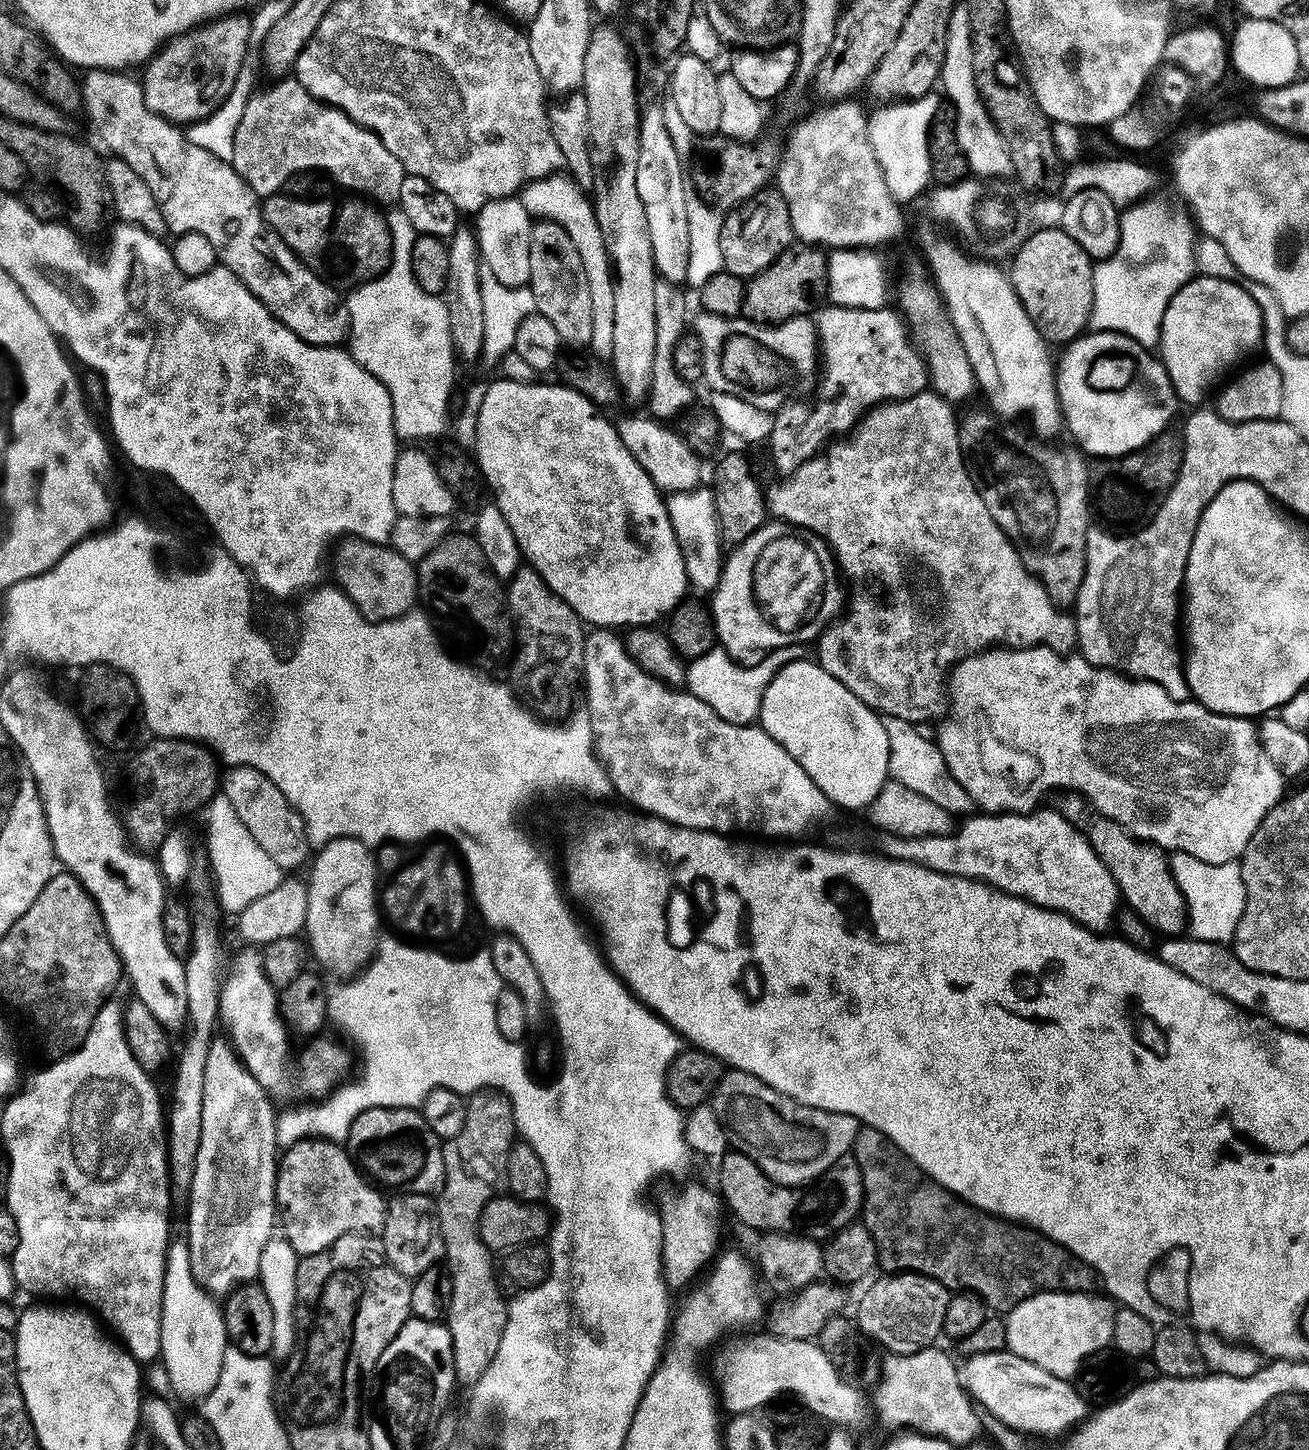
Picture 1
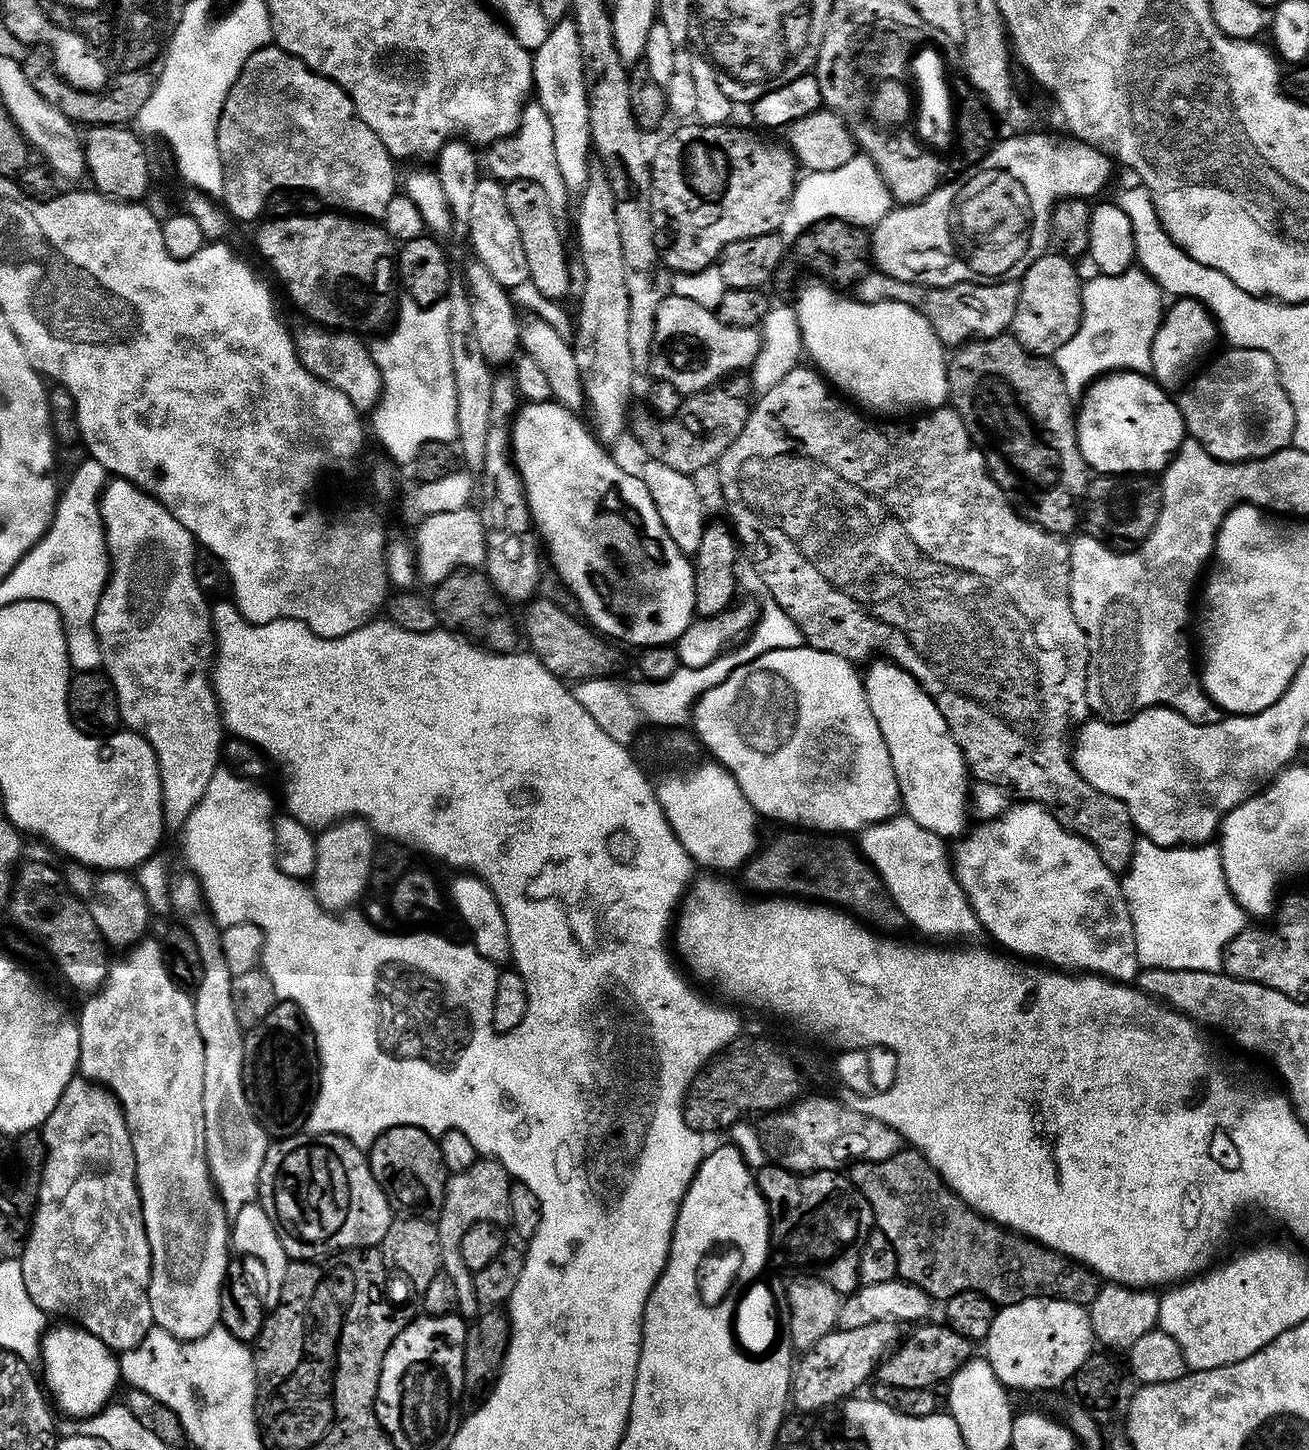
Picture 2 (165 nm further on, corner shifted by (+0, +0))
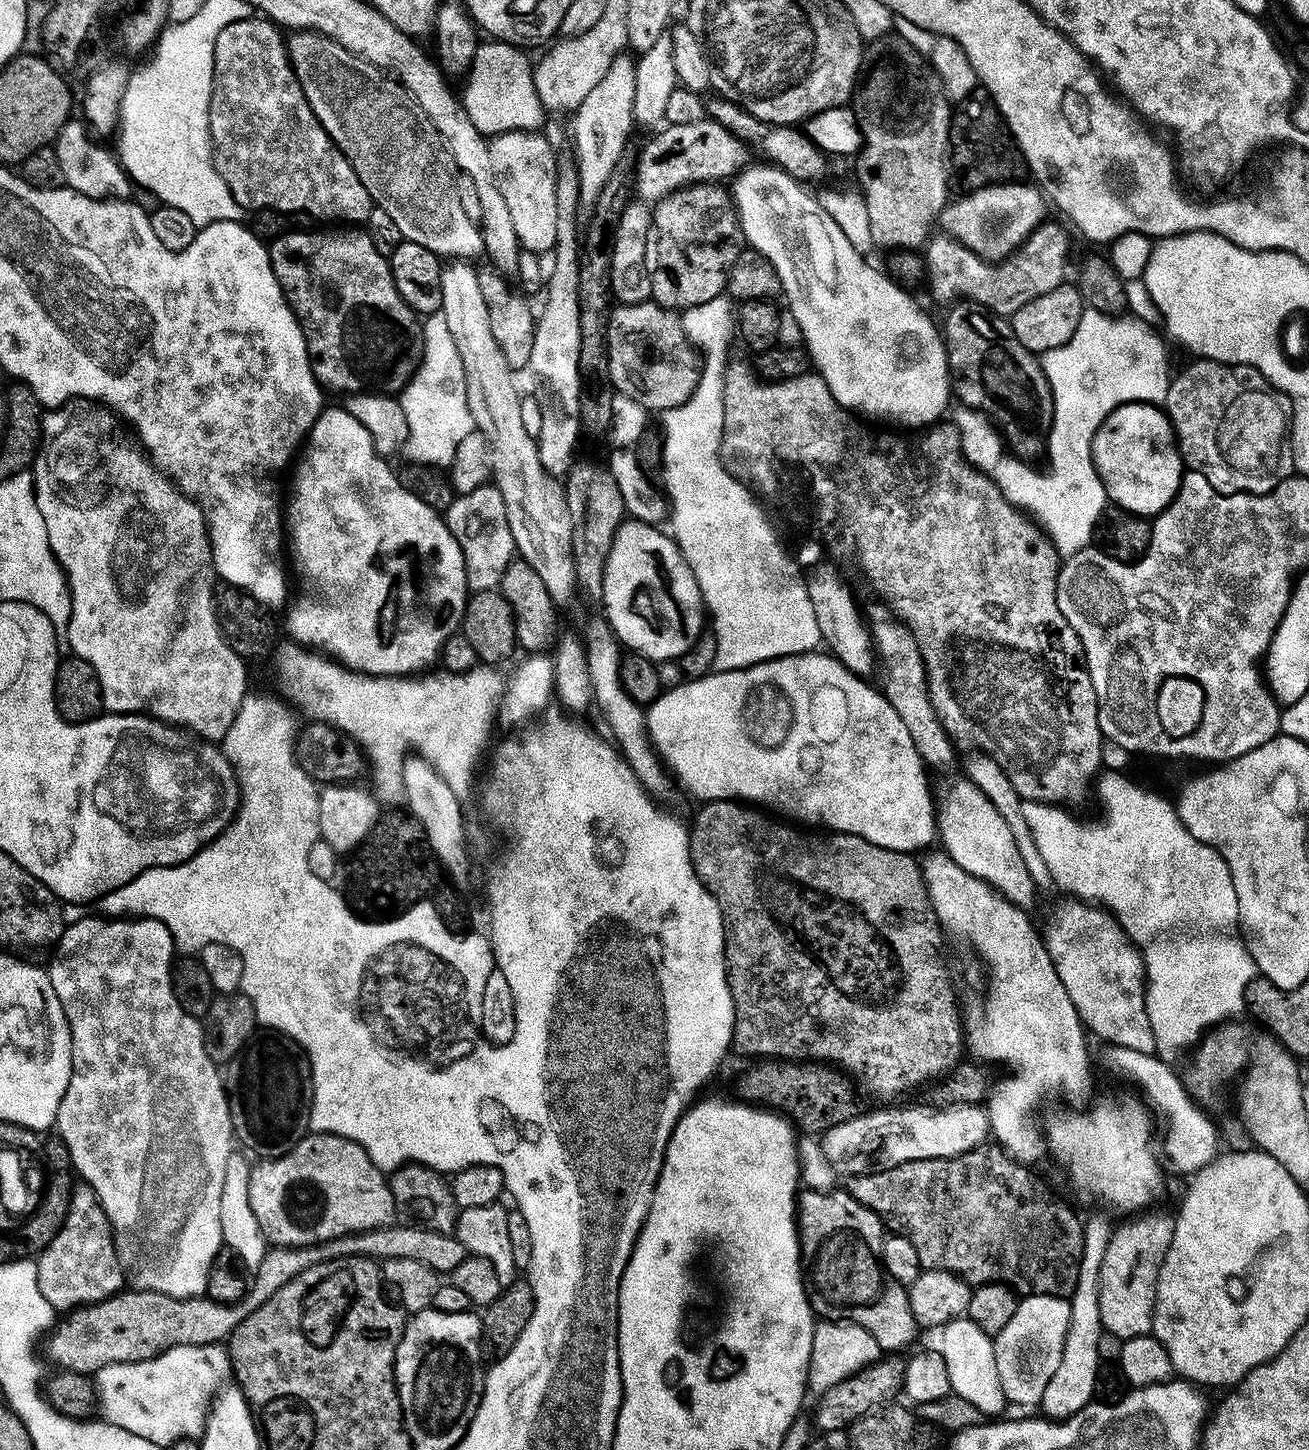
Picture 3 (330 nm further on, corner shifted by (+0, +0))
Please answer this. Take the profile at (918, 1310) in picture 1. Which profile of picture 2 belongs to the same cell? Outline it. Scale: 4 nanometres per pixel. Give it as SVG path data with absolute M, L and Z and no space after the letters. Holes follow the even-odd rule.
M879 1320L868 1323L864 1327L836 1328L823 1336L812 1348L803 1353L793 1369L790 1400L795 1406L804 1412L814 1412L826 1408L834 1403L837 1404L851 1397L856 1388L860 1387L868 1378L871 1379L873 1372L882 1361L899 1343L902 1336L901 1328L895 1321Z

